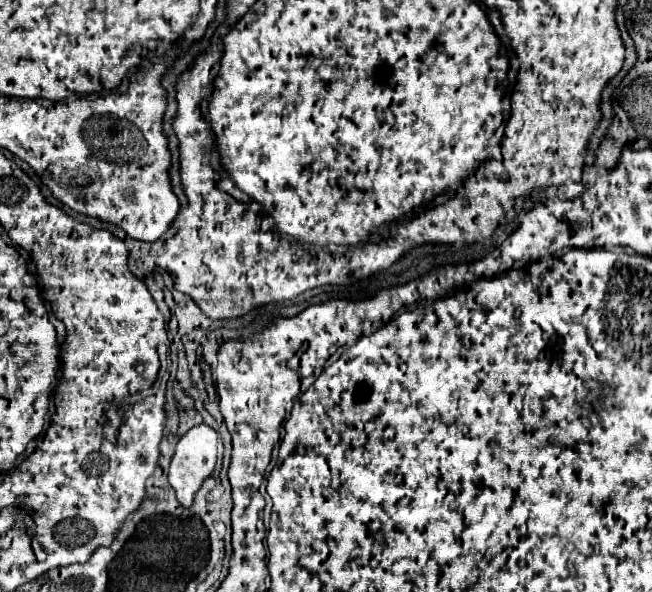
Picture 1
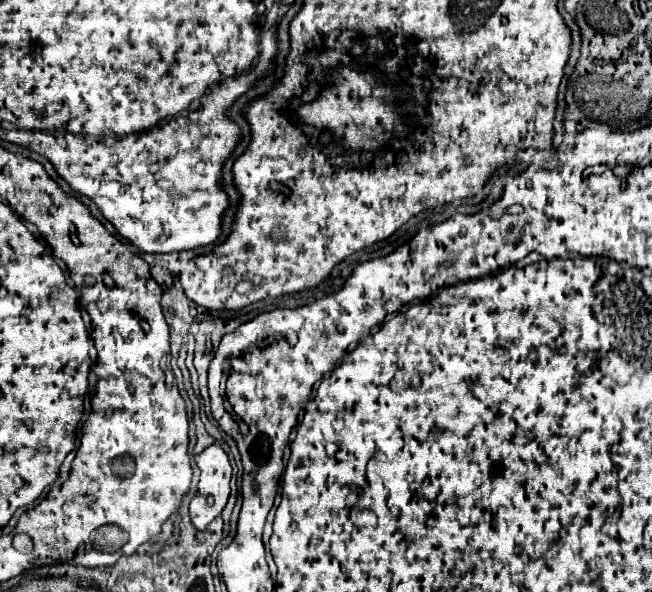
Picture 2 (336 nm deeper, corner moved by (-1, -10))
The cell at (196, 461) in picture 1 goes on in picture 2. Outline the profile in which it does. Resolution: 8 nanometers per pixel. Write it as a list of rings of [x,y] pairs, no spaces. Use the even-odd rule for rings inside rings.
[[[213,444],[199,454],[197,466],[201,470],[201,480],[189,510],[195,528],[205,530],[221,514],[229,500],[231,464],[225,450],[219,444]]]

